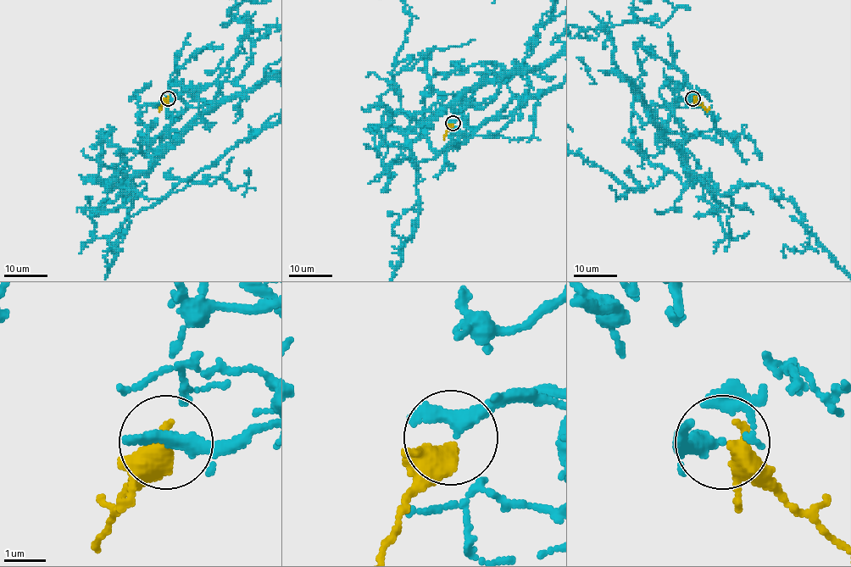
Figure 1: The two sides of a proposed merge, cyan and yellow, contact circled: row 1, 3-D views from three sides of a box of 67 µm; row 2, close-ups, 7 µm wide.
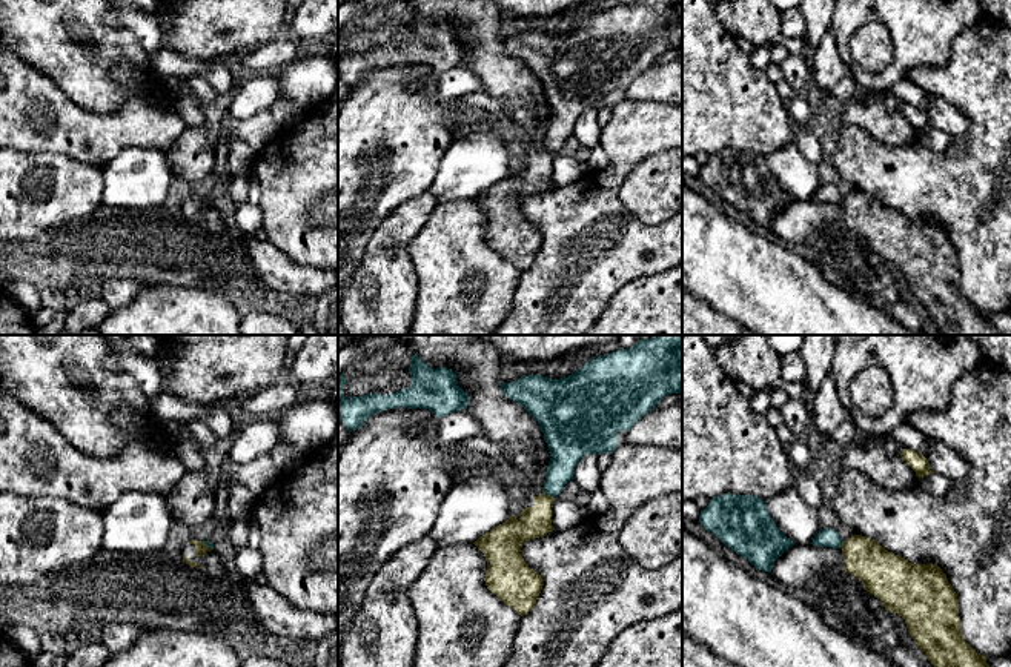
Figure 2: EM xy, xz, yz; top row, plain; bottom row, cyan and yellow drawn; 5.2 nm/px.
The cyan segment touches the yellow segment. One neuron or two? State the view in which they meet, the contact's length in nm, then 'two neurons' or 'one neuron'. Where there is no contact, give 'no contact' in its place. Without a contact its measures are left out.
contact in xz; length 60 nm; two neurons

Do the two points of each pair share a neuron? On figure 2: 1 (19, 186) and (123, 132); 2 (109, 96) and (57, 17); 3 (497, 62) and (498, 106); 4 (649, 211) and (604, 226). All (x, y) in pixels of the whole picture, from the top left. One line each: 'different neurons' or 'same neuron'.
1: different neurons
2: same neuron
3: different neurons
4: different neurons

